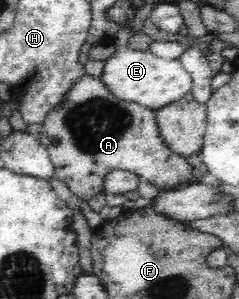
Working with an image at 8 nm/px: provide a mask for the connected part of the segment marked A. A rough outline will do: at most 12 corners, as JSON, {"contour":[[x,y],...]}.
{"contour":[[87,74],[38,138],[81,201],[111,169],[194,179],[157,113]]}

